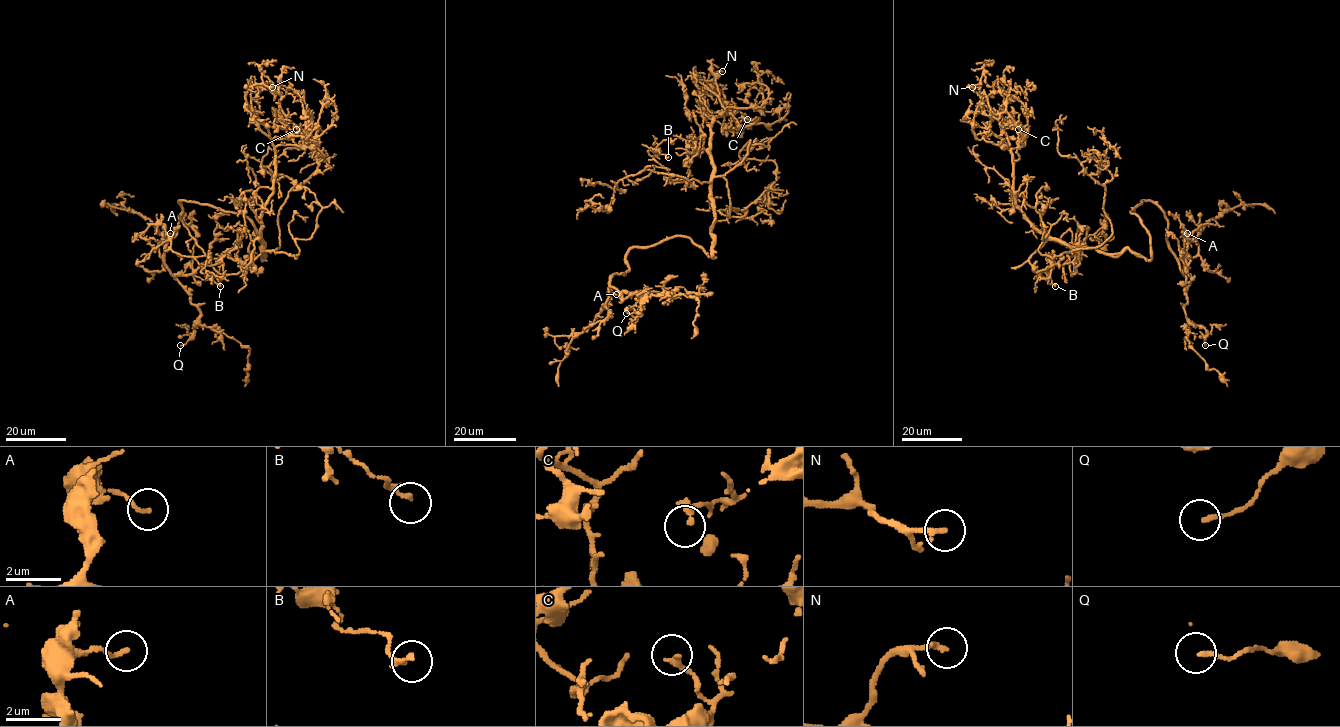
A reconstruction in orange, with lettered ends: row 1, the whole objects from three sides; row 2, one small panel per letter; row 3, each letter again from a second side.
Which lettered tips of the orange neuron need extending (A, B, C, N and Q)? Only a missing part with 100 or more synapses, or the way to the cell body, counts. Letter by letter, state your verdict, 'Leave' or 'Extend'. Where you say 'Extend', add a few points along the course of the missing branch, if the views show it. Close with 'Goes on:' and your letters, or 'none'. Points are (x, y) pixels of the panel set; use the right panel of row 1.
A: Leave
B: Leave
C: Leave
N: Leave
Q: Leave
Goes on: none

